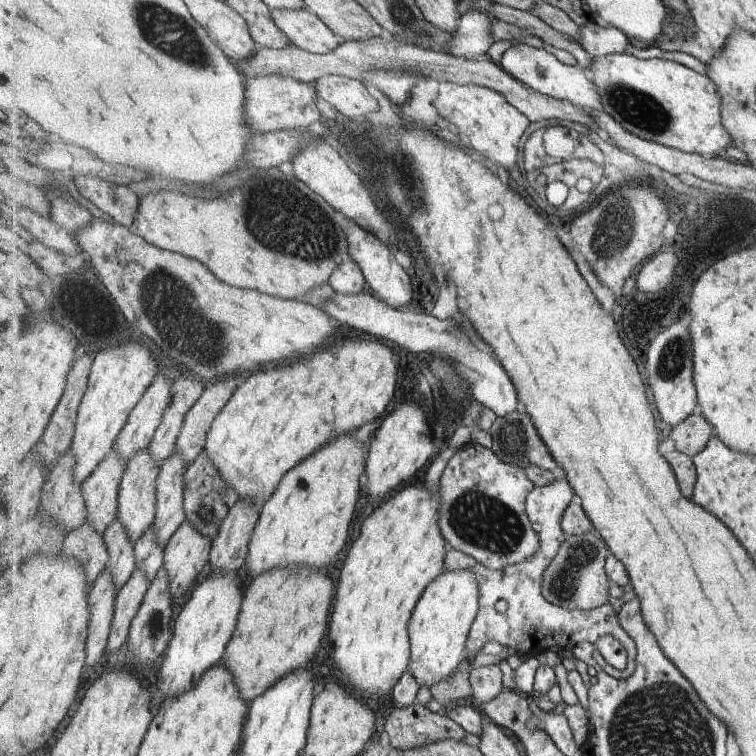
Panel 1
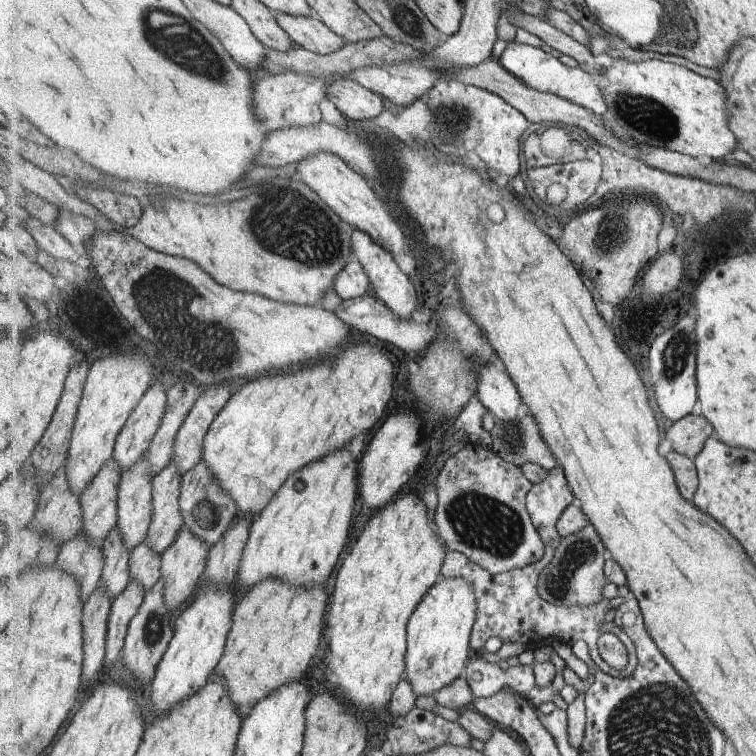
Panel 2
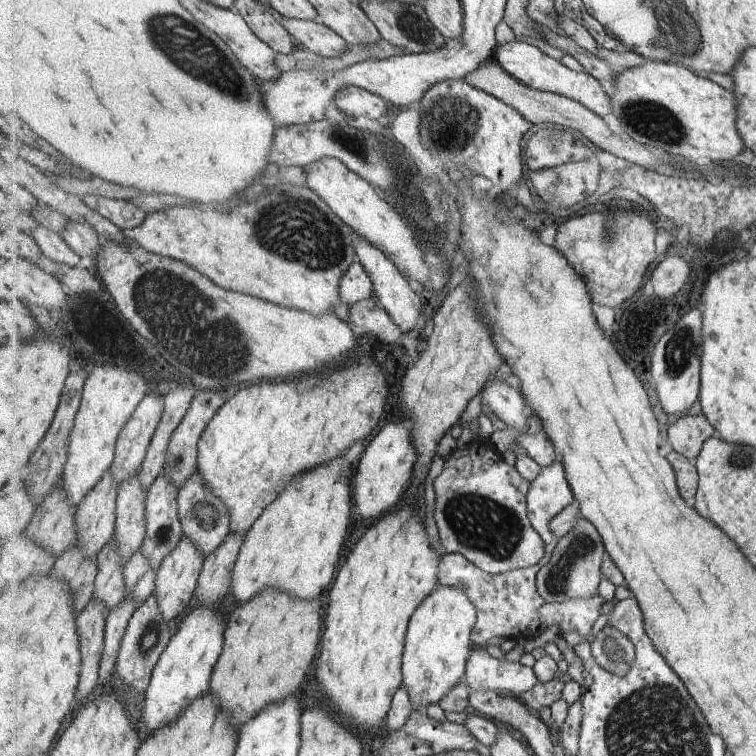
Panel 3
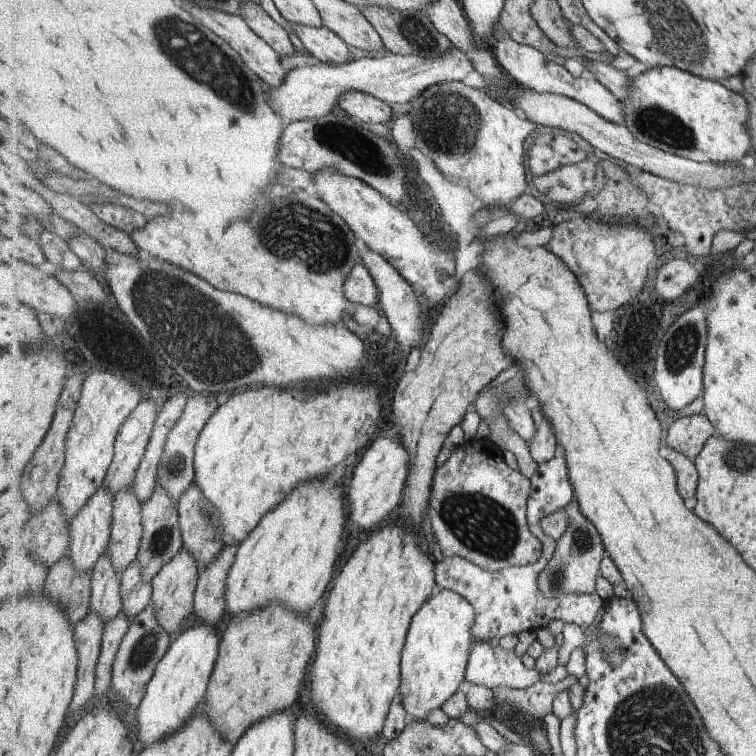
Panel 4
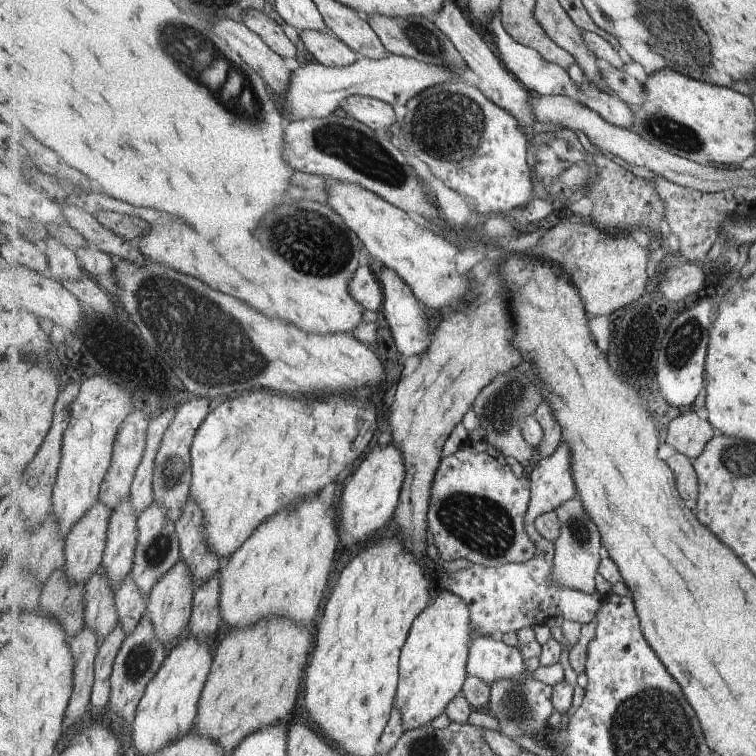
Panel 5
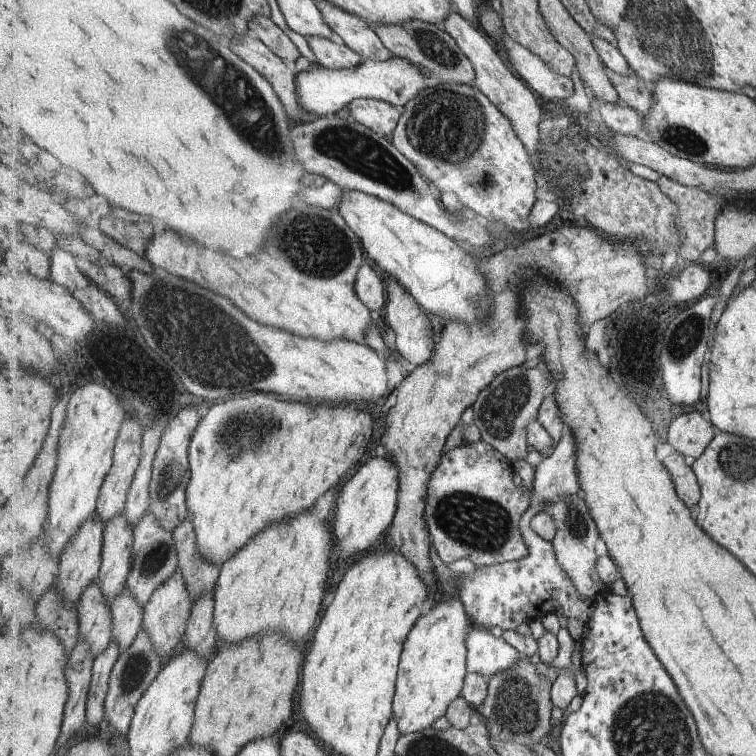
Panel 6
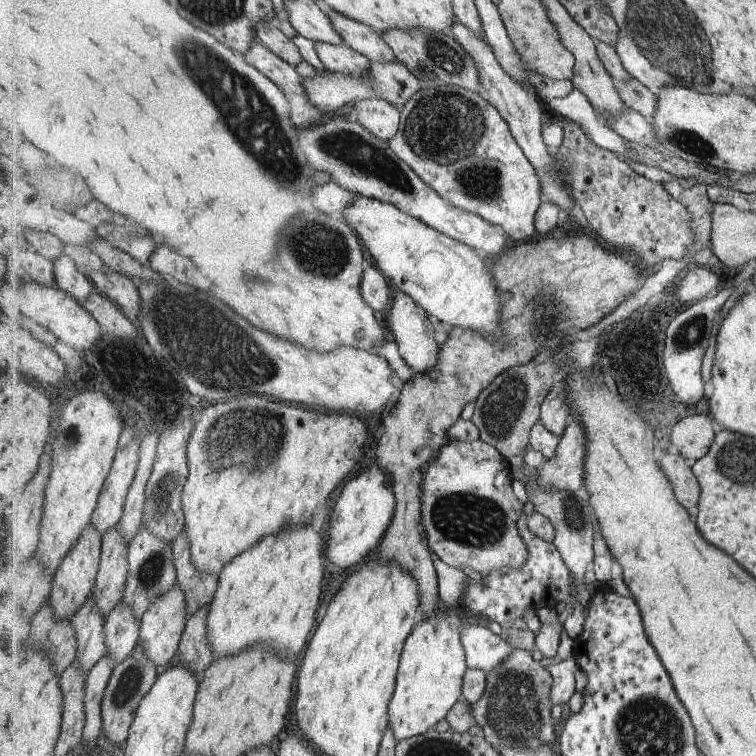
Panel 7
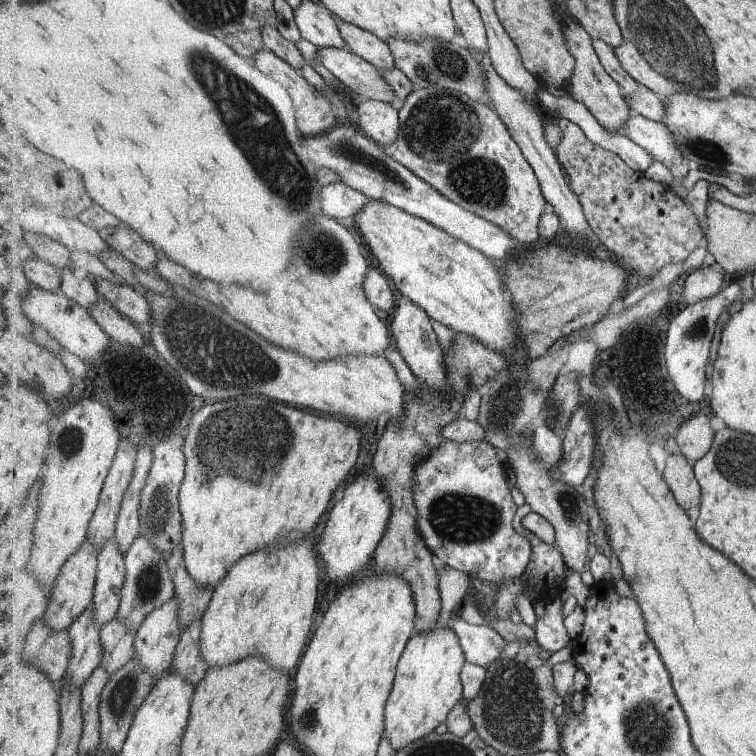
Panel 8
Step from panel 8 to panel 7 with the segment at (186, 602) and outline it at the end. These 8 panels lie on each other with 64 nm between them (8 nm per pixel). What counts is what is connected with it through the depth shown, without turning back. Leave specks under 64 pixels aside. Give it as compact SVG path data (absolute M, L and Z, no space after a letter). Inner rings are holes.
M186 533L181 534L173 542L177 582L183 588L185 600L188 603L189 614L193 615L203 606L212 604L217 592L219 574L199 572L191 562L191 542Z

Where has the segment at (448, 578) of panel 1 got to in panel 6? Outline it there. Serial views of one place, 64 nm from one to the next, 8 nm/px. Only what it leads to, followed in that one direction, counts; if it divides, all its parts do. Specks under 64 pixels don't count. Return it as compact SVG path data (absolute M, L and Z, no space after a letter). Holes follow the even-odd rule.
M449 594L428 606L424 616L417 621L408 640L404 644L397 681L396 696L393 703L393 716L399 724L401 734L413 734L432 727L439 718L448 713L450 706L462 696L468 677L468 636L473 624L464 602L457 594Z

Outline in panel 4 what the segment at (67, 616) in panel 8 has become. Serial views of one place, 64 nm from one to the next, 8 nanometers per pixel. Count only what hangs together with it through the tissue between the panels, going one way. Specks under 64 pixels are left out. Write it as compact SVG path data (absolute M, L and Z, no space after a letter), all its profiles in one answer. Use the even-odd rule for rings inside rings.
M104 484L97 494L85 504L85 508L73 518L73 544L70 552L75 566L81 572L92 570L101 554L108 552L112 544L114 508L116 497Z

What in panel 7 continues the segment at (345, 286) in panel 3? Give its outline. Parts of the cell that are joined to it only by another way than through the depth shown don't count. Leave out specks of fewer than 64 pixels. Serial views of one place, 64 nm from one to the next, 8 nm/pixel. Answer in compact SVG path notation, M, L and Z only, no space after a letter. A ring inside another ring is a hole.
M370 264L365 266L363 278L361 278L361 294L365 302L368 302L378 315L387 313L393 300L393 292L389 290L385 275Z

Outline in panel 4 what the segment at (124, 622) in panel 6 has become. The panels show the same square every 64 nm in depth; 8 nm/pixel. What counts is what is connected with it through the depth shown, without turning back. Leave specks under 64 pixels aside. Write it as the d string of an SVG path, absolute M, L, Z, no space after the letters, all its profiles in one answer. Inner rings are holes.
M138 559L131 562L131 566L121 574L122 587L121 598L123 598L122 610L129 614L130 622L133 622L139 612L143 612L152 600L153 582L147 582L143 576L143 568Z

